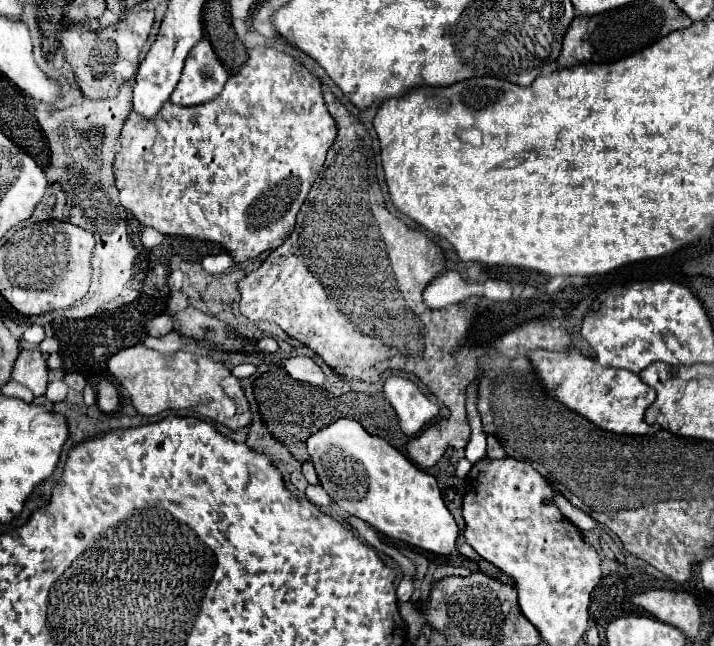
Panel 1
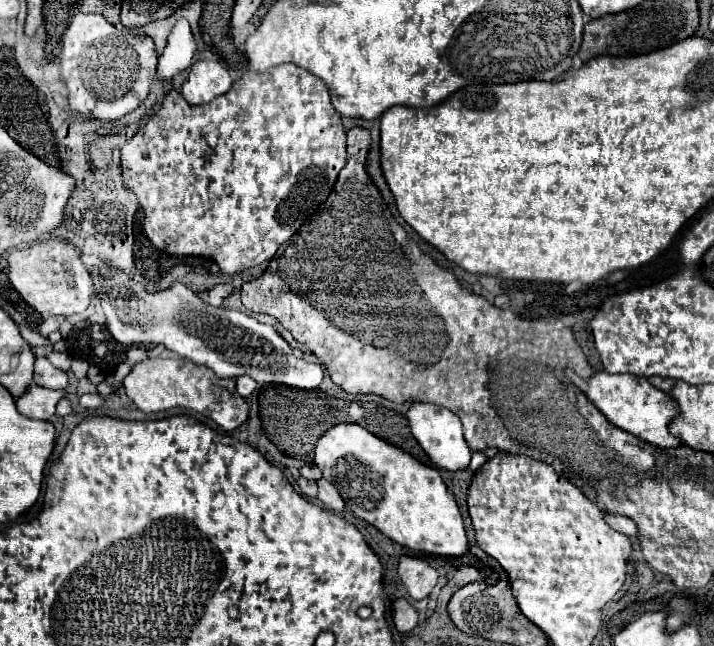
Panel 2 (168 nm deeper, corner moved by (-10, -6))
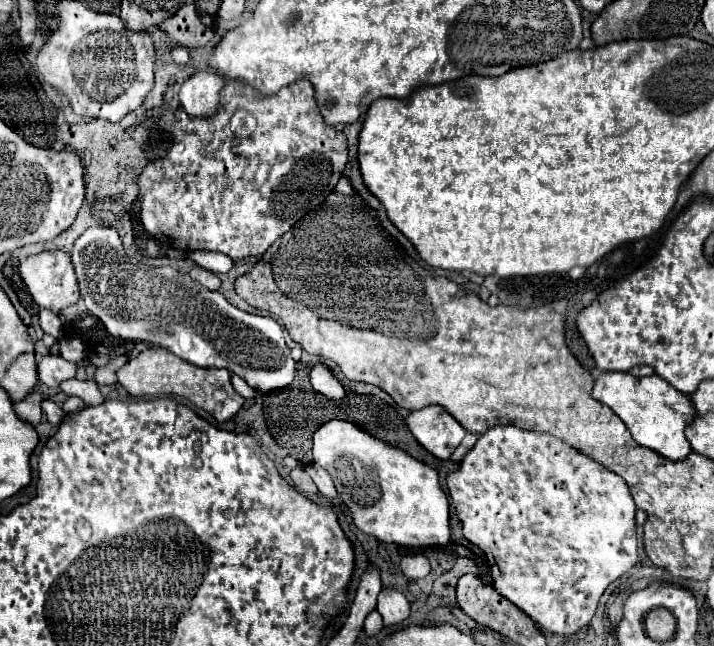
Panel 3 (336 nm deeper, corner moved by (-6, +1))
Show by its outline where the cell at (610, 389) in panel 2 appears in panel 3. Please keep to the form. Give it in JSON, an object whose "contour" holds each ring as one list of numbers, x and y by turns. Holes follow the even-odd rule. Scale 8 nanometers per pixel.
{"contour":[[602,373,594,383,592,397,610,407,624,421,638,445,648,447,670,461,682,461,692,453,684,429,696,417,694,403,688,395,670,387,670,383,666,383,666,379,662,379,660,375,636,379,630,373]]}

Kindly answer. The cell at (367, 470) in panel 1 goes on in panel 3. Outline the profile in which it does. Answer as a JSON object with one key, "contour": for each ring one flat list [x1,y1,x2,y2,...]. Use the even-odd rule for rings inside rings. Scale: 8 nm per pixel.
{"contour":[[328,421,314,433,314,463,324,467,342,501,350,509,354,525,364,533,372,535,384,543,396,543,402,547,434,547,446,545,450,541,450,517,448,499,438,483,438,473,404,453,402,449,390,447,384,441,368,435,360,427,348,421]]}

